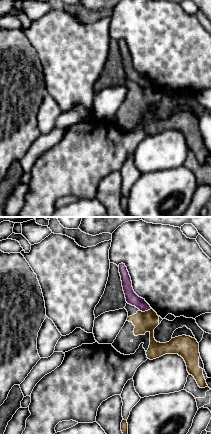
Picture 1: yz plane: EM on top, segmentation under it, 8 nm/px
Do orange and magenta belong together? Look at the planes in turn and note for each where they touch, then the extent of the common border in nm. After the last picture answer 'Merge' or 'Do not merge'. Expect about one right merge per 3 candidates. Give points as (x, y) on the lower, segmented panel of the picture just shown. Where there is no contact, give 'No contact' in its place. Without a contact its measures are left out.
Touches orange at (145, 311). Shared border 110 nm

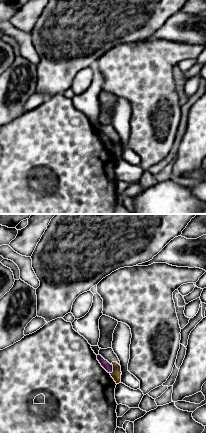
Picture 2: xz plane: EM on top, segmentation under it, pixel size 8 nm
Touches orange at (113, 369). Shared border 80 nm

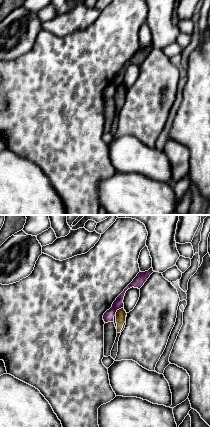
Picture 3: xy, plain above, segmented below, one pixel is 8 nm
Touches orange at (118, 310). Shared border 90 nm

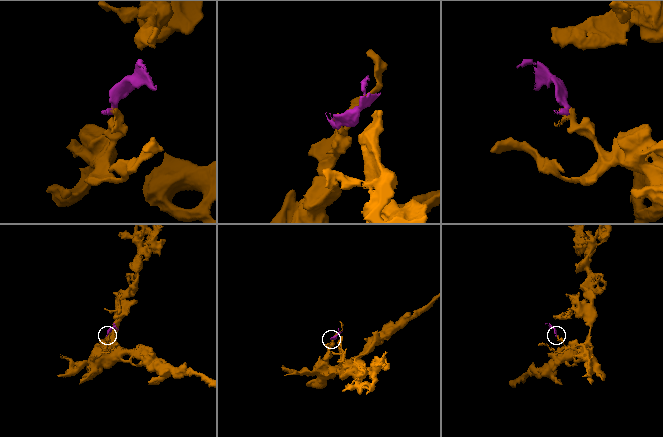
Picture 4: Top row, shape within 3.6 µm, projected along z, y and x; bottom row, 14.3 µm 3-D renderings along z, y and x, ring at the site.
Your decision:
Do not merge

